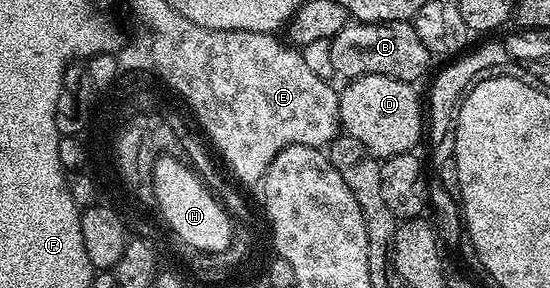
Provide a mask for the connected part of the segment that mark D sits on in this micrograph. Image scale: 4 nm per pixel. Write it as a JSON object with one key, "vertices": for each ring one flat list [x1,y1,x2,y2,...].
{"vertices":[[365,74,359,78,349,79,341,87,338,95,338,121,345,133,351,134,368,152,372,152,375,158,385,160,397,154,408,154,415,149,421,138,424,138,424,102,418,99,415,87,404,80,396,80,392,76,380,76,379,74]]}

